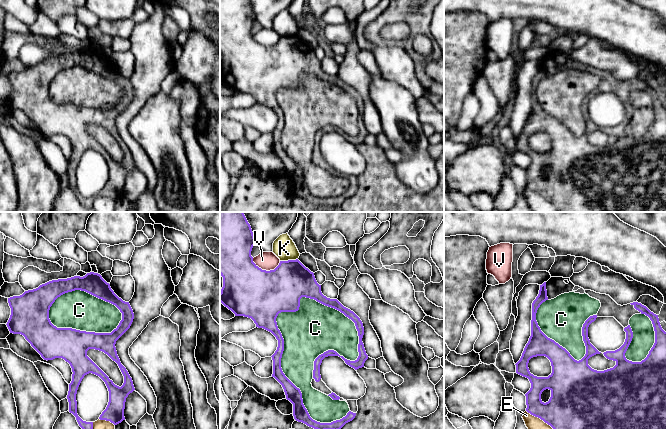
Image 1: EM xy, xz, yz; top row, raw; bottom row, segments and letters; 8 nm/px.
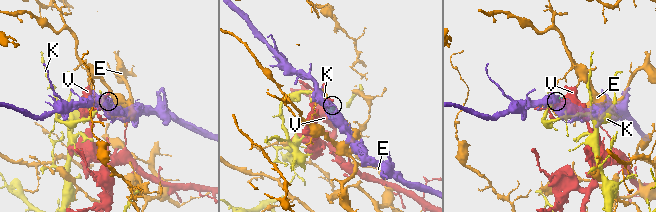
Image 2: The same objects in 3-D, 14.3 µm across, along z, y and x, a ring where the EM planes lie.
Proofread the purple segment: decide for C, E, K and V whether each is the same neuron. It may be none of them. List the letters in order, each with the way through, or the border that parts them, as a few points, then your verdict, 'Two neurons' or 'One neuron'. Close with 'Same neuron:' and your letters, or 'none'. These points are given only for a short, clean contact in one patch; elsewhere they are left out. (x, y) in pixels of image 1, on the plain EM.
C: Two neurons
E: Two neurons
K: Two neurons
V: Two neurons
Same neuron: none

